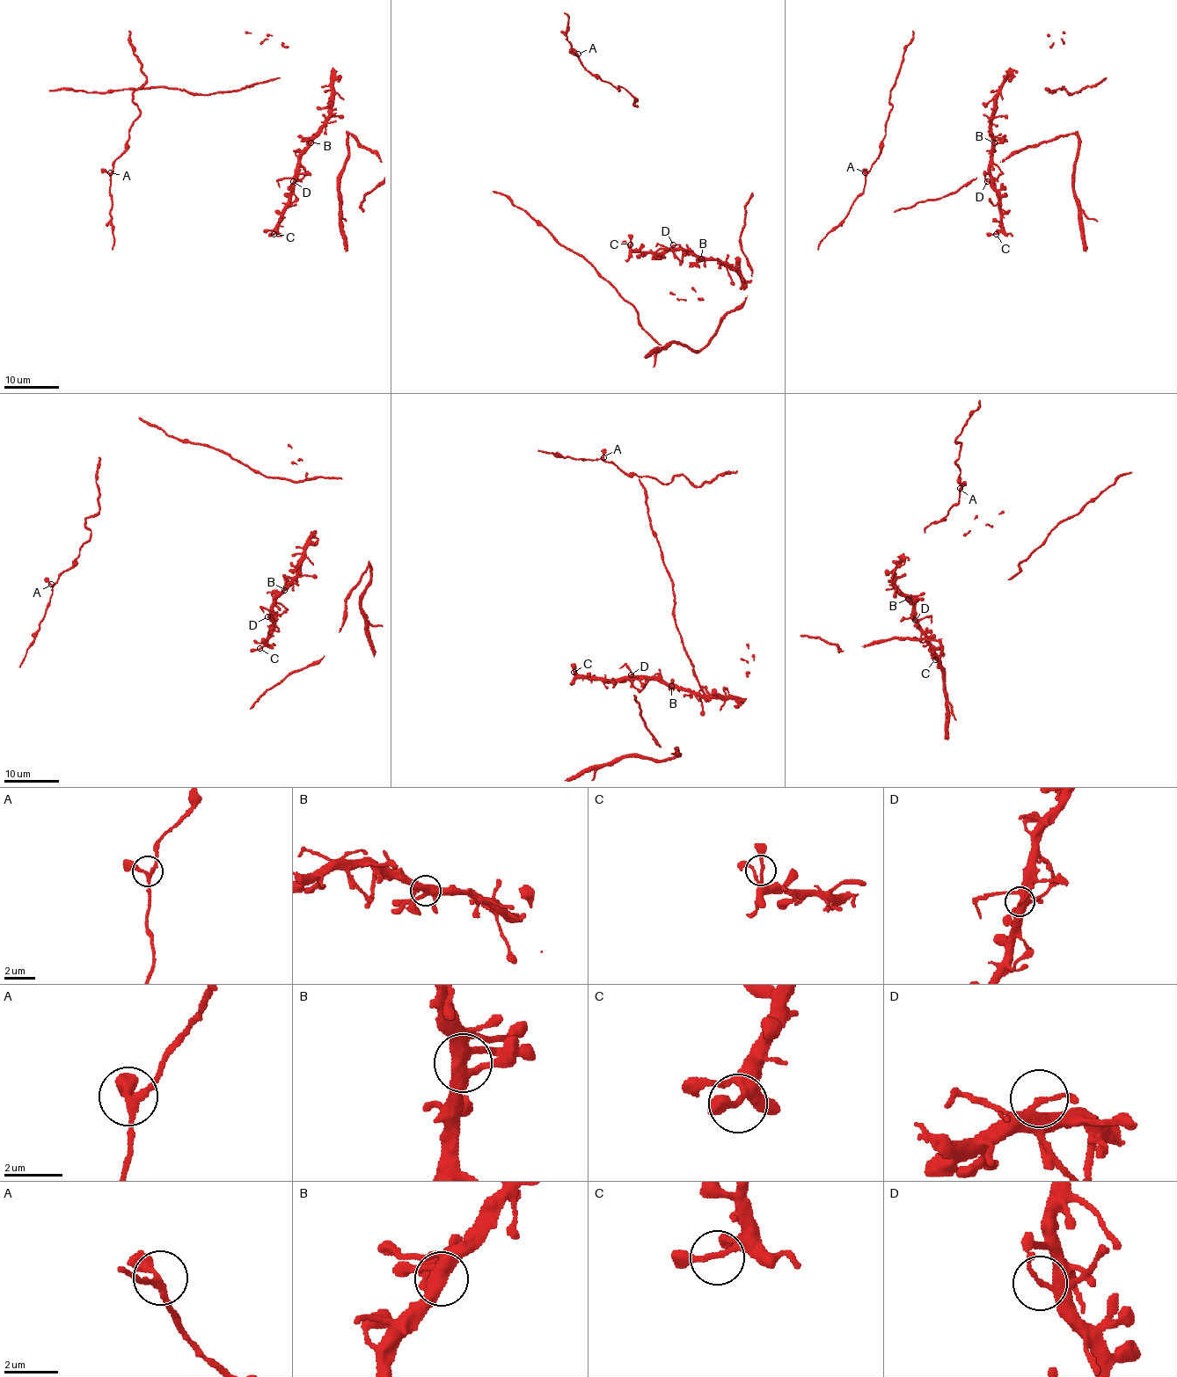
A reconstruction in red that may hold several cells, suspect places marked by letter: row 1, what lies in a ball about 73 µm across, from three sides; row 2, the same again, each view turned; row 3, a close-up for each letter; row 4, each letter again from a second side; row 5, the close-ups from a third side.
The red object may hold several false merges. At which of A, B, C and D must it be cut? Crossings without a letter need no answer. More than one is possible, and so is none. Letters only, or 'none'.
none

